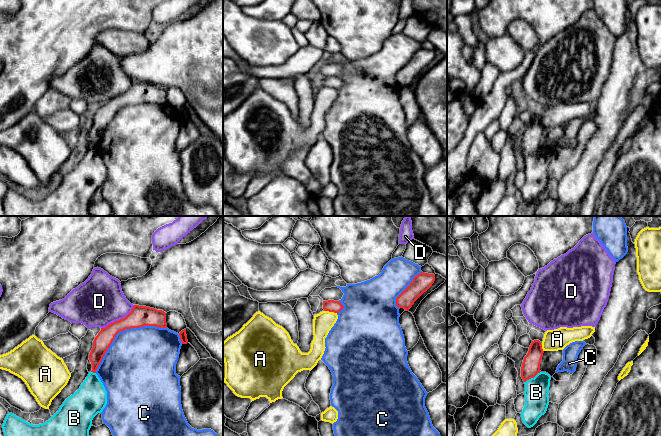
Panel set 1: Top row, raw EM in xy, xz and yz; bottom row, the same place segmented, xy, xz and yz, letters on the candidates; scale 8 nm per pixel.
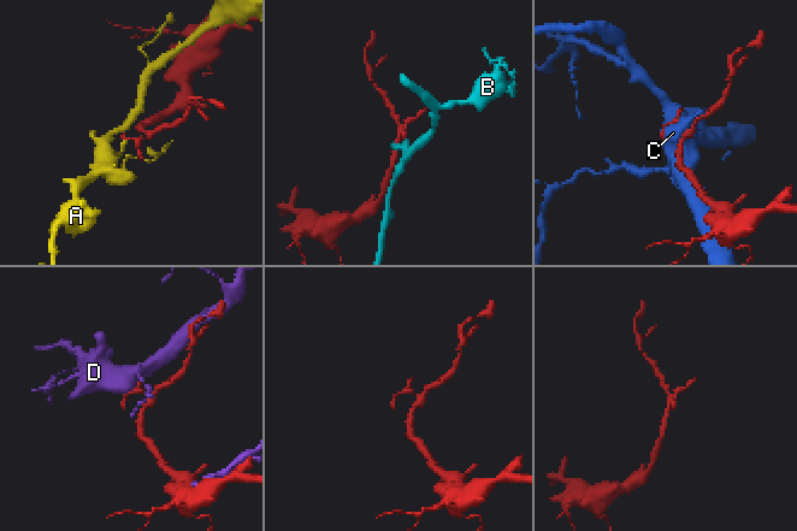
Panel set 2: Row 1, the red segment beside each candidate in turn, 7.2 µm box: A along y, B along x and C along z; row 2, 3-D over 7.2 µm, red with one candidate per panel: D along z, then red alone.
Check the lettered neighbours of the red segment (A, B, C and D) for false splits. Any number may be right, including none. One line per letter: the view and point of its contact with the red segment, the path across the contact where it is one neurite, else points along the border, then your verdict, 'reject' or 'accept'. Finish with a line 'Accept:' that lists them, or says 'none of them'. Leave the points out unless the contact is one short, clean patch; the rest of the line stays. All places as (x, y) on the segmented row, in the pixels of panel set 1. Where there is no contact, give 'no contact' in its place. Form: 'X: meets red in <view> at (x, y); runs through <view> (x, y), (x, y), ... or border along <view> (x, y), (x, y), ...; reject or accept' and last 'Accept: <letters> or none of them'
A: meets red in xz at (330, 311); border along xz (324, 310), (336, 313); reject
B: meets red in yz at (532, 377); reject
C: meets red in xy at (122, 330); reject
D: meets red in xy at (118, 320); reject
Accept: none of them

